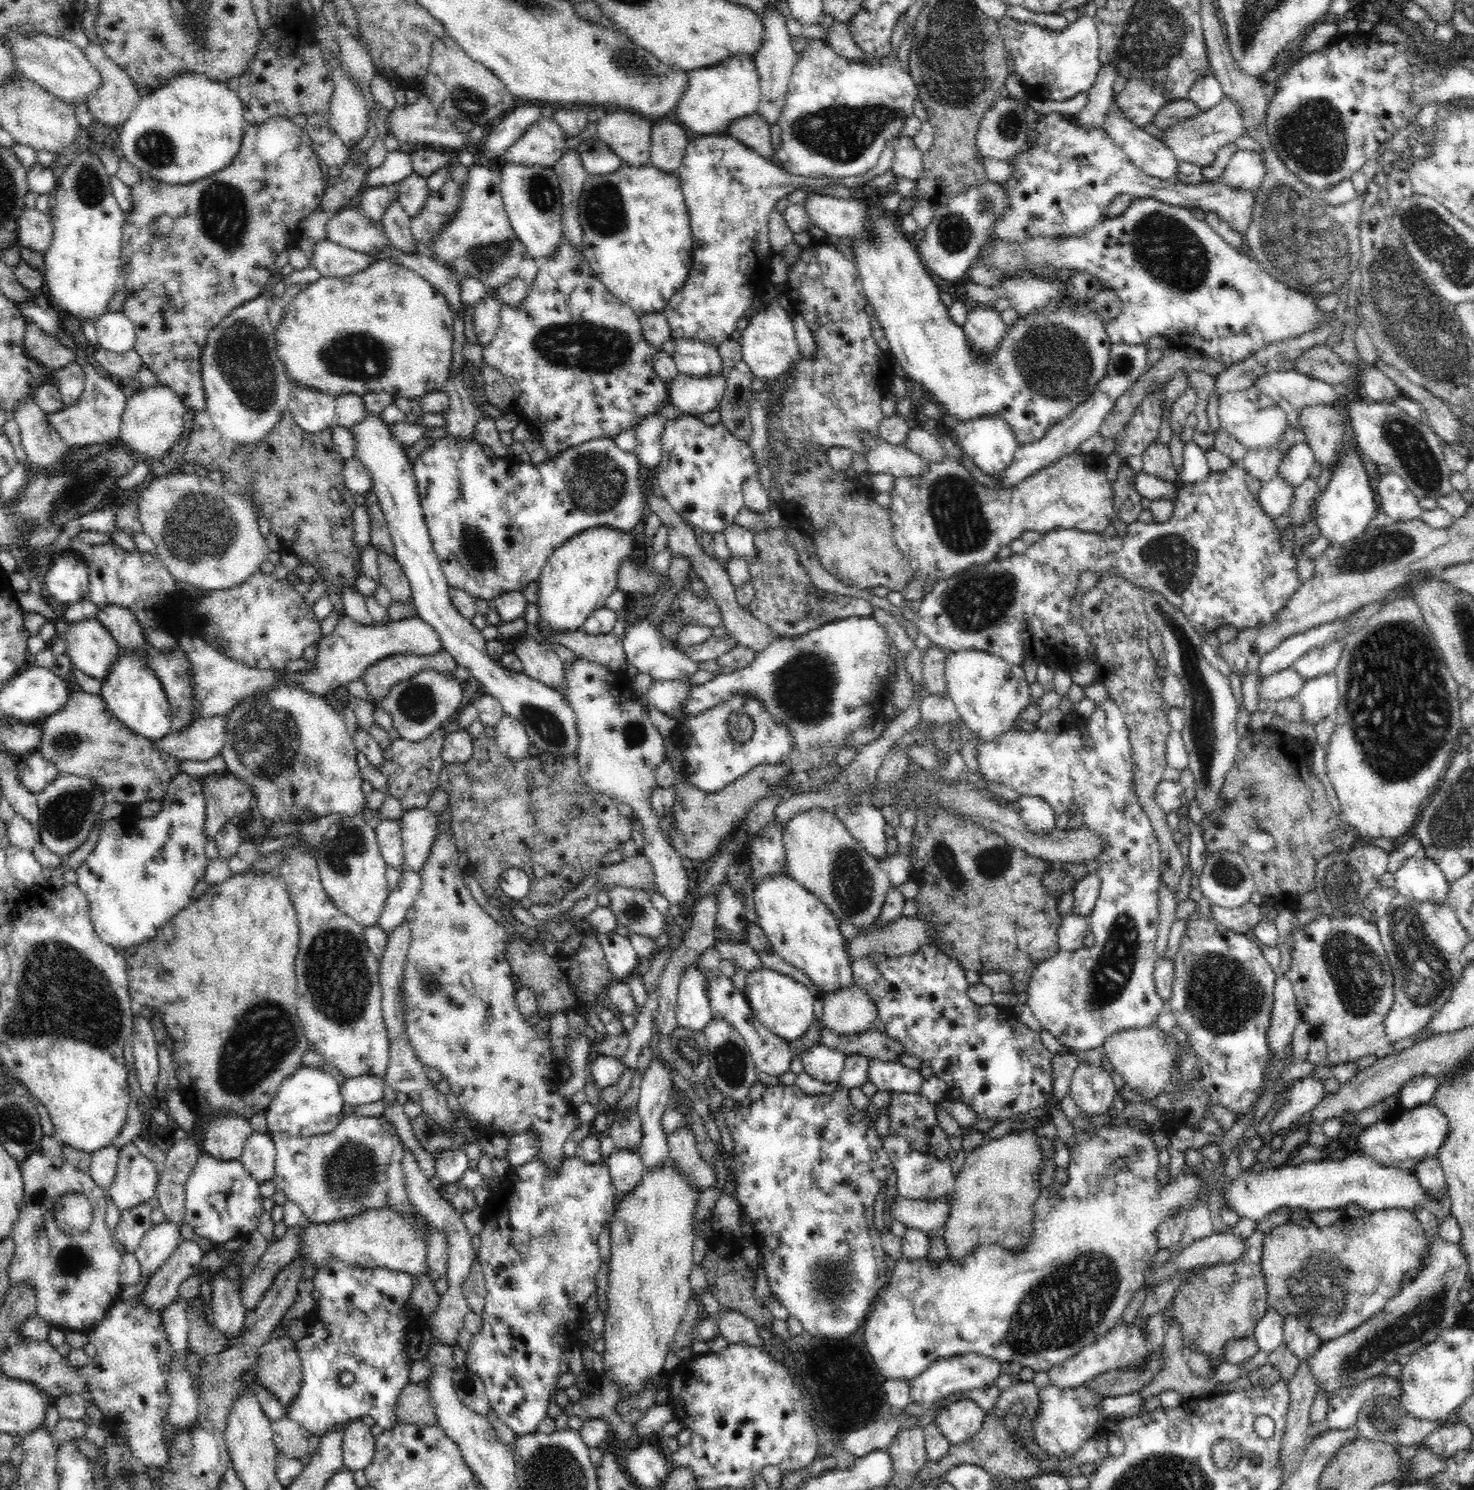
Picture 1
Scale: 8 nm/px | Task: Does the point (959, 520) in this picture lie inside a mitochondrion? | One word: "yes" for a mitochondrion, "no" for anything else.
yes

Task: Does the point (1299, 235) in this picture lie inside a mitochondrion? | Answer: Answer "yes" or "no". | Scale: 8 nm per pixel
yes

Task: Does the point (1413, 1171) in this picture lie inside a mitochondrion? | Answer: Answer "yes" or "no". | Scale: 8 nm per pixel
no

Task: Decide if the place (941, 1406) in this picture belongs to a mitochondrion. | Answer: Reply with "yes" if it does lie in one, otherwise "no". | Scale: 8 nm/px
no

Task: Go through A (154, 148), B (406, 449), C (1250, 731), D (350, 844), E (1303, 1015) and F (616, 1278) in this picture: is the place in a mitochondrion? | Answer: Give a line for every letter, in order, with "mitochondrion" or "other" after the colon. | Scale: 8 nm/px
A: mitochondrion
B: other
C: other
D: mitochondrion
E: other
F: other

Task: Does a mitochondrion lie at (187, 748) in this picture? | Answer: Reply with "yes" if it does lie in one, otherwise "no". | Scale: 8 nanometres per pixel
no

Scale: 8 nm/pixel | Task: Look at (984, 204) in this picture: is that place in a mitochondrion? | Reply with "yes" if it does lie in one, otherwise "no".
yes

